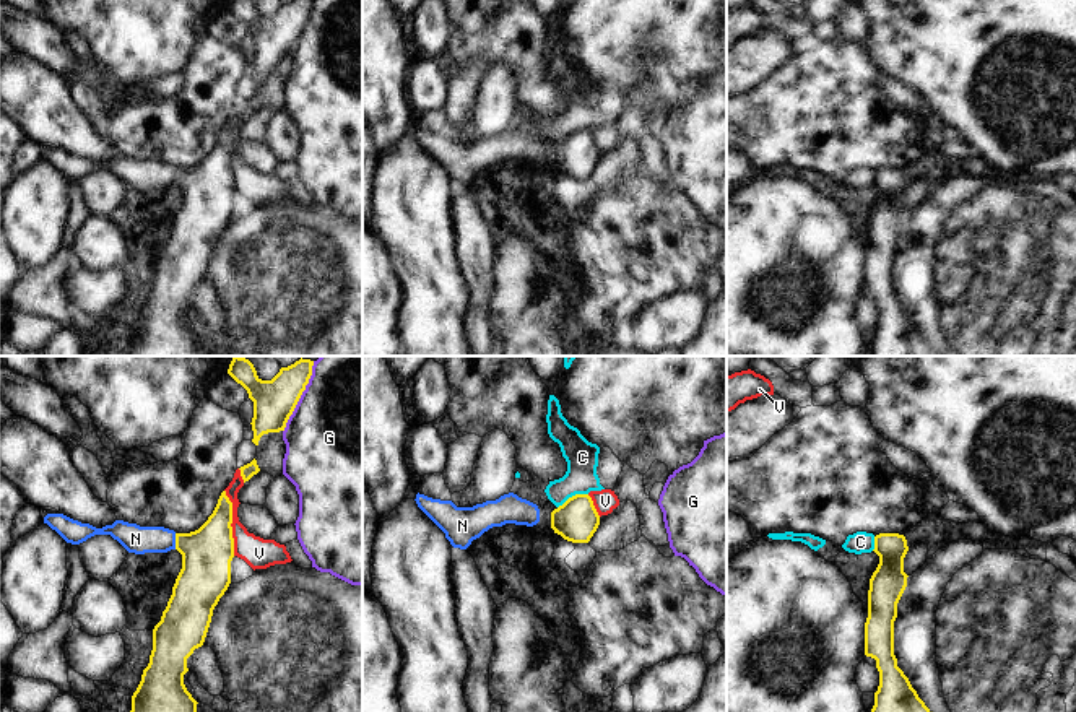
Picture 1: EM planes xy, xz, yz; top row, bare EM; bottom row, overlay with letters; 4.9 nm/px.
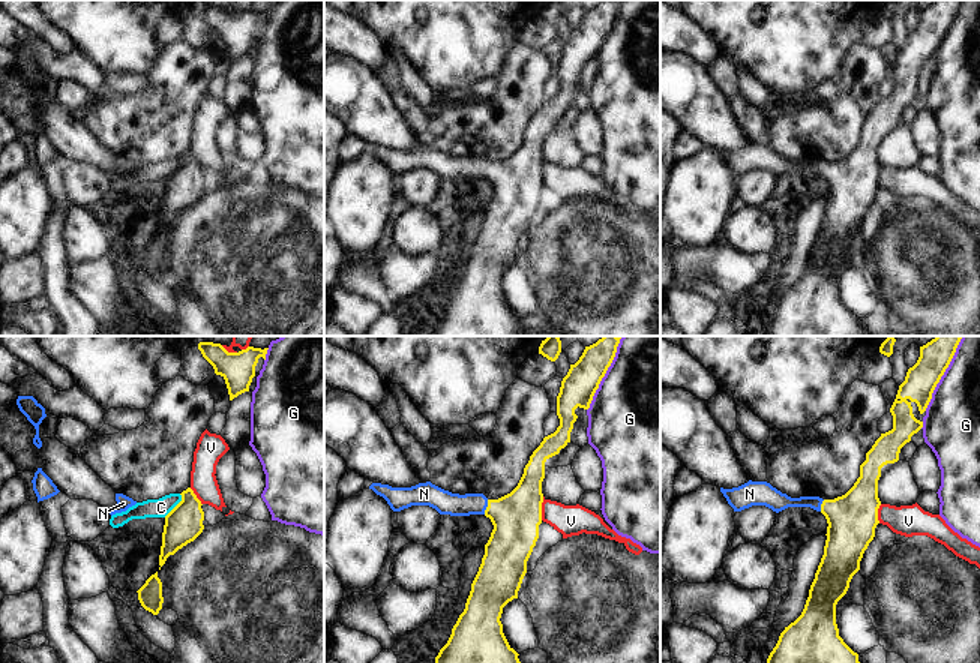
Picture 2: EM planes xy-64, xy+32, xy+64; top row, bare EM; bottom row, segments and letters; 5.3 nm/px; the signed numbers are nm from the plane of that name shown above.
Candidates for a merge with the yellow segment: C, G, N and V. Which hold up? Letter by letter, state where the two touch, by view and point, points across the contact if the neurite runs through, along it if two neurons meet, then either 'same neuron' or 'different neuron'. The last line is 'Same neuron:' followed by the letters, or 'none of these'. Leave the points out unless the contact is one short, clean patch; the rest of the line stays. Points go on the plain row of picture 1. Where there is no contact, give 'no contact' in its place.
C: xz (572, 132) | along xz (587, 129), (569, 132), (558, 143) | different neuron
G: xy (299, 33) | different neuron
N: xy (176, 178) | across xy (207, 189), (176, 178), (135, 174) | same neuron
V: xy (231, 158) | different neuron
Same neuron: N

